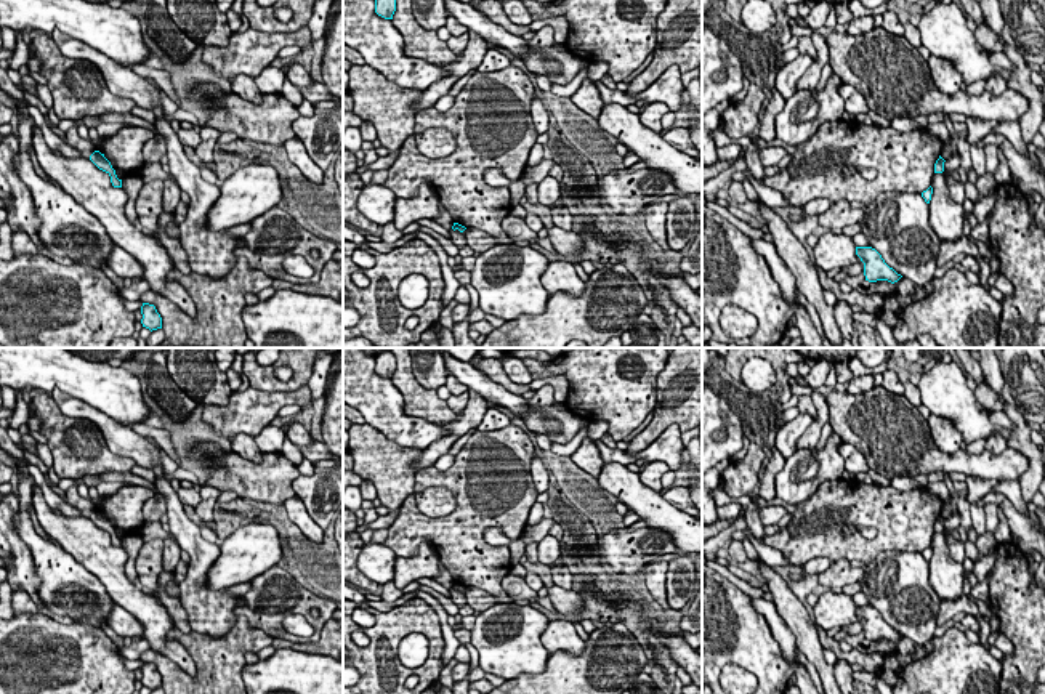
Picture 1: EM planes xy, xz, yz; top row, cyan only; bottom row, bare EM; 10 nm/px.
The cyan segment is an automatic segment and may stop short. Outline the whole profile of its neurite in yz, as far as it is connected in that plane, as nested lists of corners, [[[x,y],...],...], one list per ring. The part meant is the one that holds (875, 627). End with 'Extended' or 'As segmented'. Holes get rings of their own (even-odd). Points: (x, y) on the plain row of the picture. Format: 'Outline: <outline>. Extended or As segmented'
Outline: [[[856,606],[856,614],[864,622],[864,635],[869,641],[888,640],[894,643],[902,636],[890,627],[882,614],[872,606]]]. As segmented

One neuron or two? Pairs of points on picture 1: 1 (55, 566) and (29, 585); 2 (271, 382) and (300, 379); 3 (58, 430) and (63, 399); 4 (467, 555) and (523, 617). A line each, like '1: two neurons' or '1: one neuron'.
1: two neurons
2: one neuron
3: two neurons
4: two neurons

